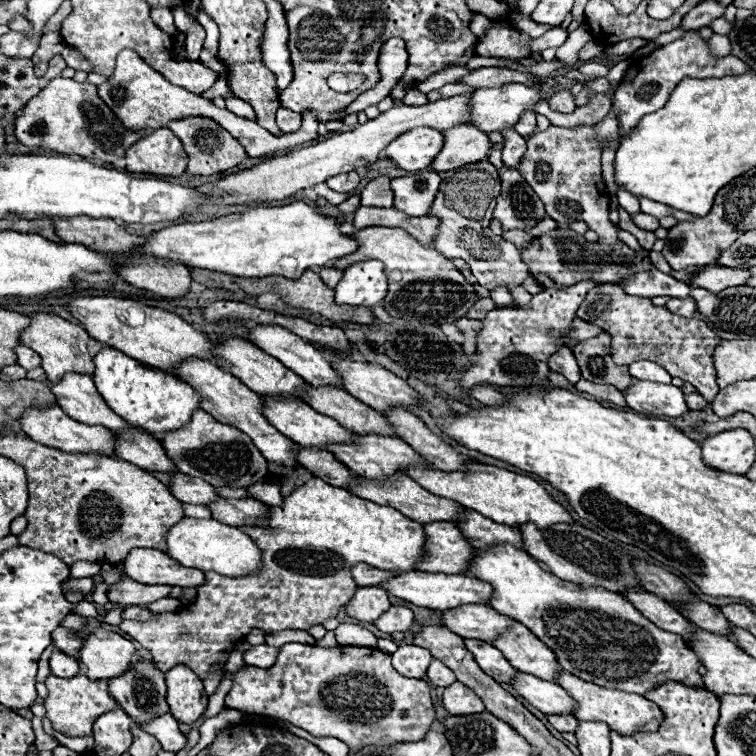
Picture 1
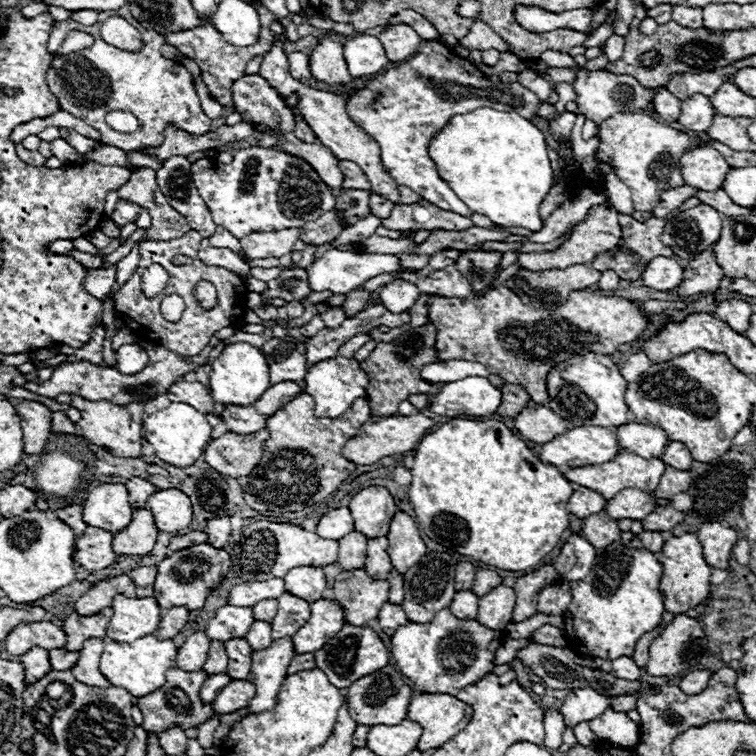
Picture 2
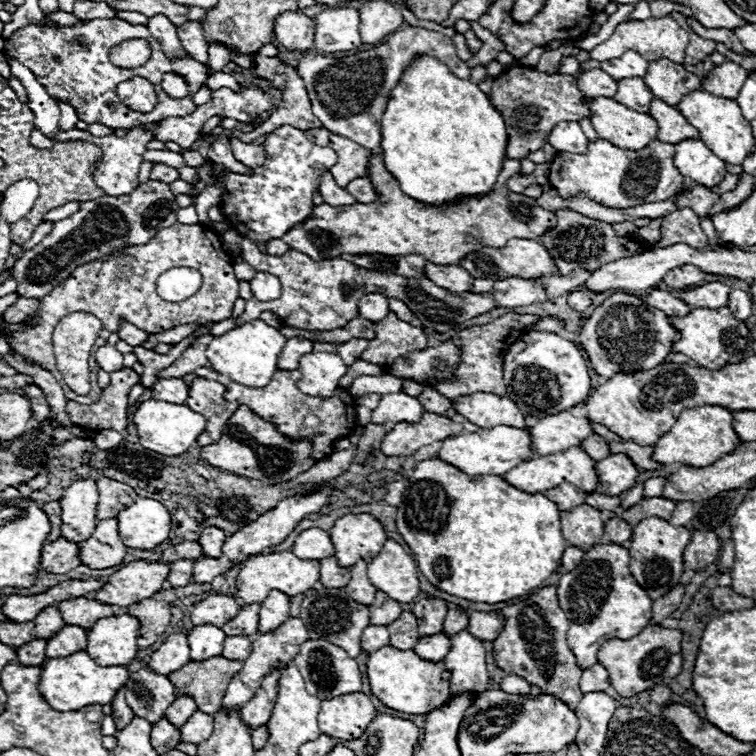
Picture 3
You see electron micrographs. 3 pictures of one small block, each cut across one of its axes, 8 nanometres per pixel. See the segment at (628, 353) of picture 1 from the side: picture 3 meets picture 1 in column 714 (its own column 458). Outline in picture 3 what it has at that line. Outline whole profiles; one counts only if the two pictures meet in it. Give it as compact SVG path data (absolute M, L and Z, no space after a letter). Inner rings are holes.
M504 314L500 316L498 320L490 322L490 324L475 325L472 328L466 328L466 330L460 330L452 342L456 346L460 346L460 352L462 352L462 364L460 368L456 370L456 380L454 382L444 382L444 384L438 384L436 390L440 390L440 394L448 396L450 400L462 396L462 394L474 394L474 392L492 392L492 394L500 394L504 396L506 394L506 386L504 386L504 378L502 378L502 356L506 352L506 348L516 342L518 338L526 332L526 327L538 322L540 318L538 316L532 316L532 314Z

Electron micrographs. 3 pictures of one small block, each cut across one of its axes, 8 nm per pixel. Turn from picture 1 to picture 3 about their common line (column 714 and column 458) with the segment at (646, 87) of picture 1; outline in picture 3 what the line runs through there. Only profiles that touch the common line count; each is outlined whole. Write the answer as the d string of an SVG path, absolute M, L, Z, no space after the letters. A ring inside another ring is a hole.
M414 26L396 30L388 38L384 38L380 46L352 56L324 58L314 52L304 52L298 60L296 72L300 74L308 90L312 112L316 114L316 118L320 118L326 130L354 140L372 152L380 152L380 118L386 108L388 94L398 84L400 72L414 54L434 56L442 60L458 78L470 78L468 64L456 56L454 42L448 36Z

